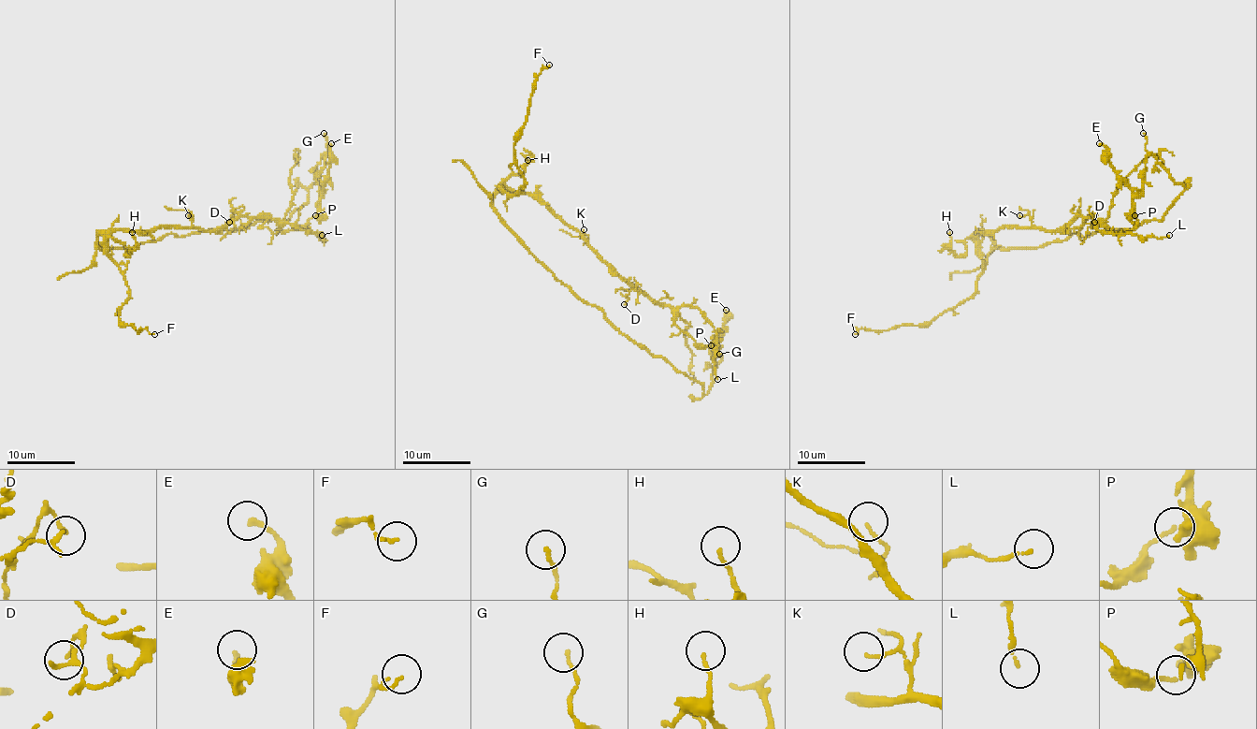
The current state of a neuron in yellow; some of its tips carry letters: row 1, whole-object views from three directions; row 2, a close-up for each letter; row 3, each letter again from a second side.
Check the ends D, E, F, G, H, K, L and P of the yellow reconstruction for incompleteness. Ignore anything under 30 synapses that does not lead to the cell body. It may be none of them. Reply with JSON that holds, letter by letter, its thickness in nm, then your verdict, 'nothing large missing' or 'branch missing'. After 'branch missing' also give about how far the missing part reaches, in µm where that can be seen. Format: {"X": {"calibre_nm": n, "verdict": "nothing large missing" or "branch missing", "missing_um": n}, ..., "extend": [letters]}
{"D": {"calibre_nm": 120, "verdict": "nothing large missing"}, "E": {"calibre_nm": 200, "verdict": "nothing large missing"}, "F": {"calibre_nm": 70, "verdict": "nothing large missing"}, "G": {"calibre_nm": 120, "verdict": "nothing large missing"}, "H": {"calibre_nm": 110, "verdict": "nothing large missing"}, "K": {"calibre_nm": 100, "verdict": "nothing large missing"}, "L": {"calibre_nm": 120, "verdict": "nothing large missing"}, "P": {"calibre_nm": 140, "verdict": "nothing large missing"}, "extend": []}

